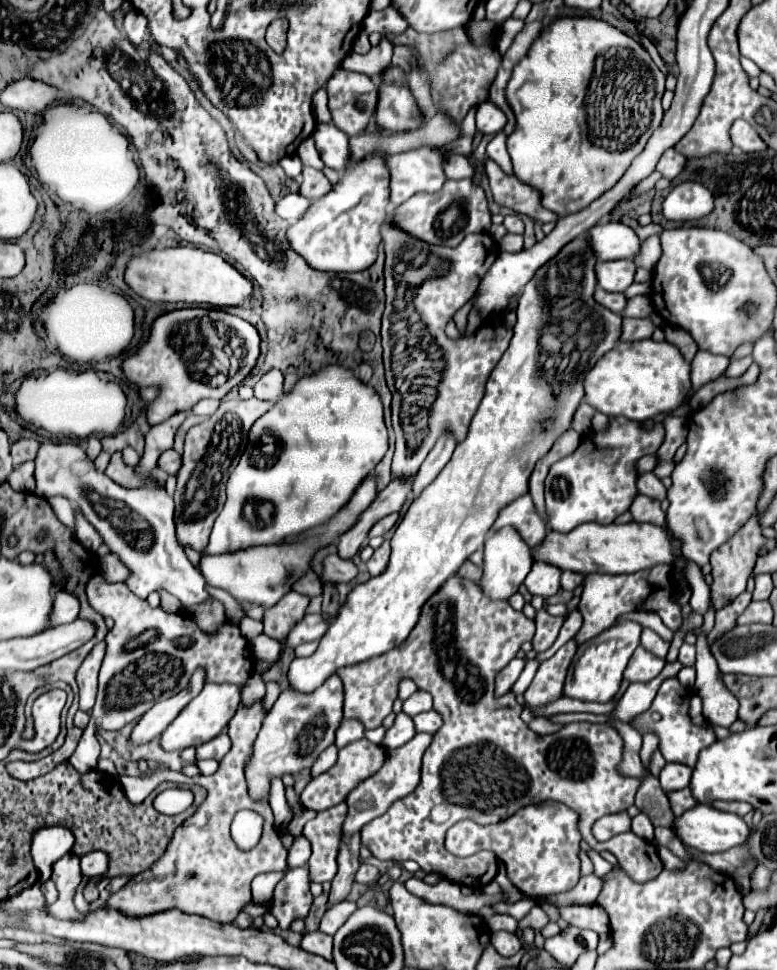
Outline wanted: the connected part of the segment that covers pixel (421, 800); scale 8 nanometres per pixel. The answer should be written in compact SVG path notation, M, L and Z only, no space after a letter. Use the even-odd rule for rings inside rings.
M453 576L443 582L443 586L423 604L419 622L407 636L403 644L397 648L369 658L365 662L345 666L337 670L337 676L343 680L345 686L345 704L343 704L343 714L345 718L355 718L365 724L365 728L371 726L381 726L383 718L391 714L391 704L397 698L397 682L401 678L411 678L419 690L427 690L433 694L435 700L435 710L443 716L443 726L437 730L433 736L431 746L423 754L423 766L421 766L421 780L419 786L405 798L397 800L391 804L391 808L369 822L361 829L361 844L371 850L371 854L379 860L393 860L393 862L405 862L405 860L415 860L421 870L425 872L435 872L441 874L443 878L455 882L455 884L465 884L471 888L483 888L489 884L495 874L497 874L497 858L493 852L479 852L467 858L457 858L449 854L443 846L447 830L457 824L459 820L473 820L477 824L493 824L509 818L515 814L519 808L537 804L543 800L555 800L579 814L579 832L583 840L597 852L609 850L615 858L619 868L631 876L635 882L649 882L659 876L663 864L659 860L657 848L635 836L633 832L623 832L617 834L615 838L607 842L597 842L591 834L591 826L597 818L613 812L627 810L633 804L635 792L641 786L639 778L623 778L617 774L615 766L621 762L623 754L623 740L619 732L611 724L592 724L589 722L573 722L565 724L557 734L551 736L539 736L527 728L527 724L519 718L521 706L517 704L513 692L495 698L493 696L493 678L495 674L513 660L521 648L523 642L533 638L533 650L543 652L547 650L563 624L563 616L549 616L545 610L537 612L535 626L537 632L533 636L533 620L525 618L523 612L517 612L509 606L509 602L487 602L483 598L479 584L469 582L465 578ZM435 804L445 804L451 810L451 816L443 824L431 822L429 810Z

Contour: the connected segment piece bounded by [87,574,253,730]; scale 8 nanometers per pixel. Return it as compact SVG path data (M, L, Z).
M95 574L89 580L87 598L95 611L115 620L105 638L107 656L99 670L97 700L89 714L91 726L121 730L125 724L141 718L155 704L155 700L171 698L183 690L197 666L205 668L206 682L233 682L241 688L253 672L253 654L235 624L225 622L217 628L217 634L207 636L185 610L169 614L163 608L151 608L147 600L131 594L127 586L107 584L101 574Z

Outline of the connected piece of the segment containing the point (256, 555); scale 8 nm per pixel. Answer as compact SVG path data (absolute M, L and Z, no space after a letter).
M371 474L353 494L351 502L339 510L339 514L333 516L331 522L313 528L309 532L305 532L305 540L295 540L291 544L275 544L275 546L253 546L247 550L239 550L235 554L217 554L217 556L201 556L199 562L199 572L203 574L203 578L207 580L207 584L221 588L225 592L229 592L235 600L247 600L253 604L261 604L265 608L273 606L283 594L289 592L291 584L295 578L299 578L303 574L303 570L307 570L307 562L313 556L315 548L325 546L333 540L339 538L339 534L343 534L343 530L349 530L357 518L359 512L363 512L375 498L375 476Z

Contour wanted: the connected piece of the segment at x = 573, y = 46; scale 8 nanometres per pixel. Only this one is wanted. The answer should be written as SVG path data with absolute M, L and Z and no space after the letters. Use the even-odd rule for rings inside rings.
M563 16L553 20L541 30L525 58L513 68L505 88L505 98L515 114L515 130L507 136L513 174L525 184L537 186L543 194L543 206L553 210L559 218L587 208L603 190L609 190L623 176L629 162L643 150L643 142L651 136L655 126L659 126L663 118L663 92L663 72L635 38L591 16Z

